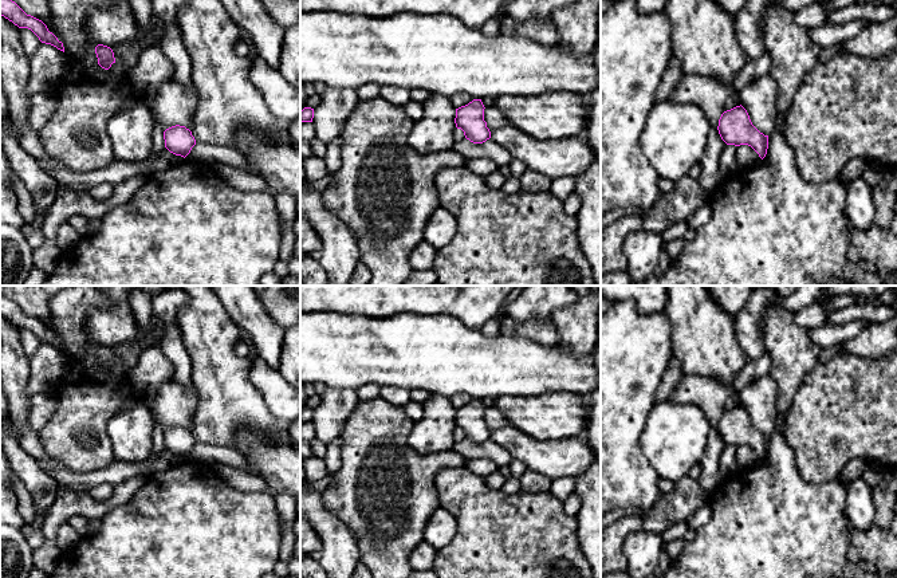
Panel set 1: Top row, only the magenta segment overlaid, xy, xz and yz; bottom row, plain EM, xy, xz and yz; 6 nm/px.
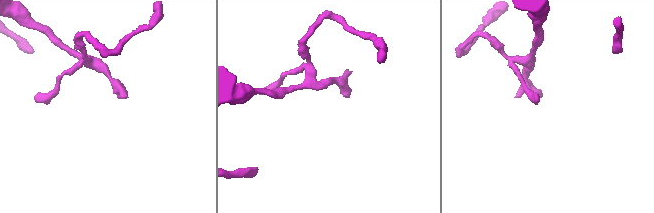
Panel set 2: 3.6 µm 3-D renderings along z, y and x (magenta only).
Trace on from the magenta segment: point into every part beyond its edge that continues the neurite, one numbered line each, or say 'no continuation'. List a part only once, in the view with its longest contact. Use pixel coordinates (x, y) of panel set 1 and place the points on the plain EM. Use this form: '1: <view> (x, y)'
no continuation

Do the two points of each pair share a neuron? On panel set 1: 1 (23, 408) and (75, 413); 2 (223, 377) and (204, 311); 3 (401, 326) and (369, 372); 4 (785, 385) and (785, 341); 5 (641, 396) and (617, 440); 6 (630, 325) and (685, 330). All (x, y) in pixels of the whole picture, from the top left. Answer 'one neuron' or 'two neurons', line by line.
1: two neurons
2: one neuron
3: one neuron
4: one neuron
5: one neuron
6: two neurons

